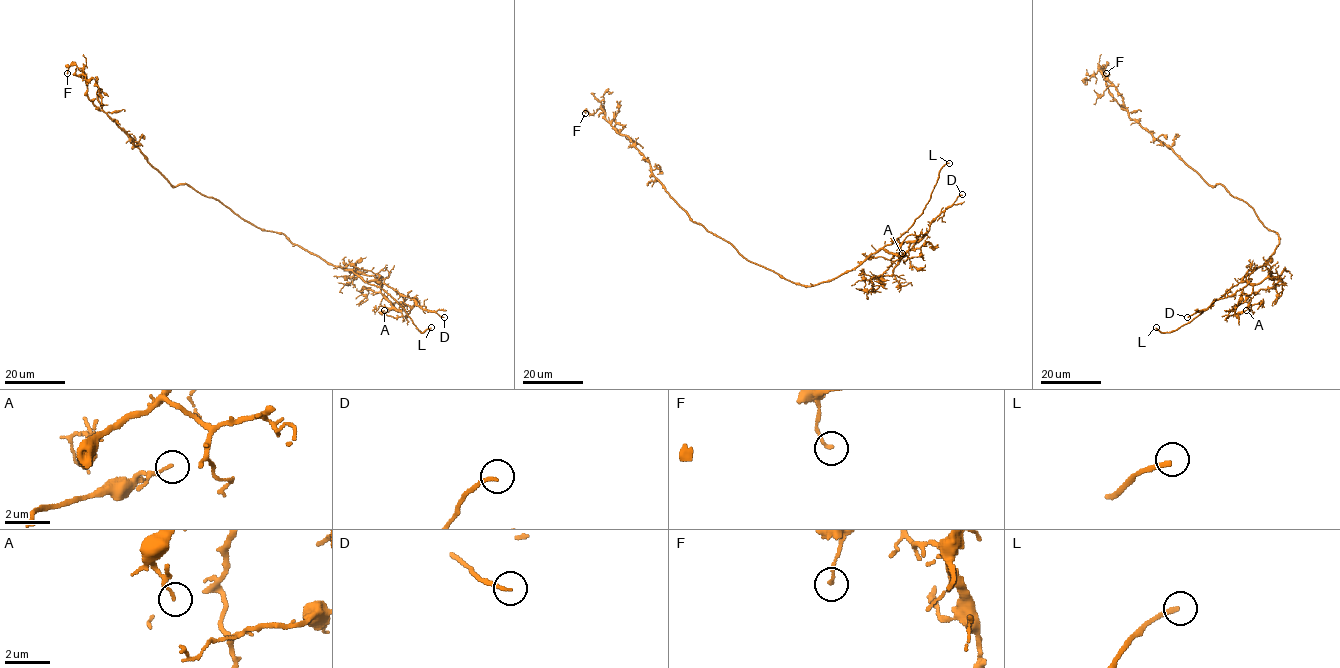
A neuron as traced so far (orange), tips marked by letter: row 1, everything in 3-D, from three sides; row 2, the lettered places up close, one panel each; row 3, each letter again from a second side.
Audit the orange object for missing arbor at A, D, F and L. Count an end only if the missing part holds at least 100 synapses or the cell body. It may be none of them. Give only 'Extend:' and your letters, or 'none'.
Extend: L

